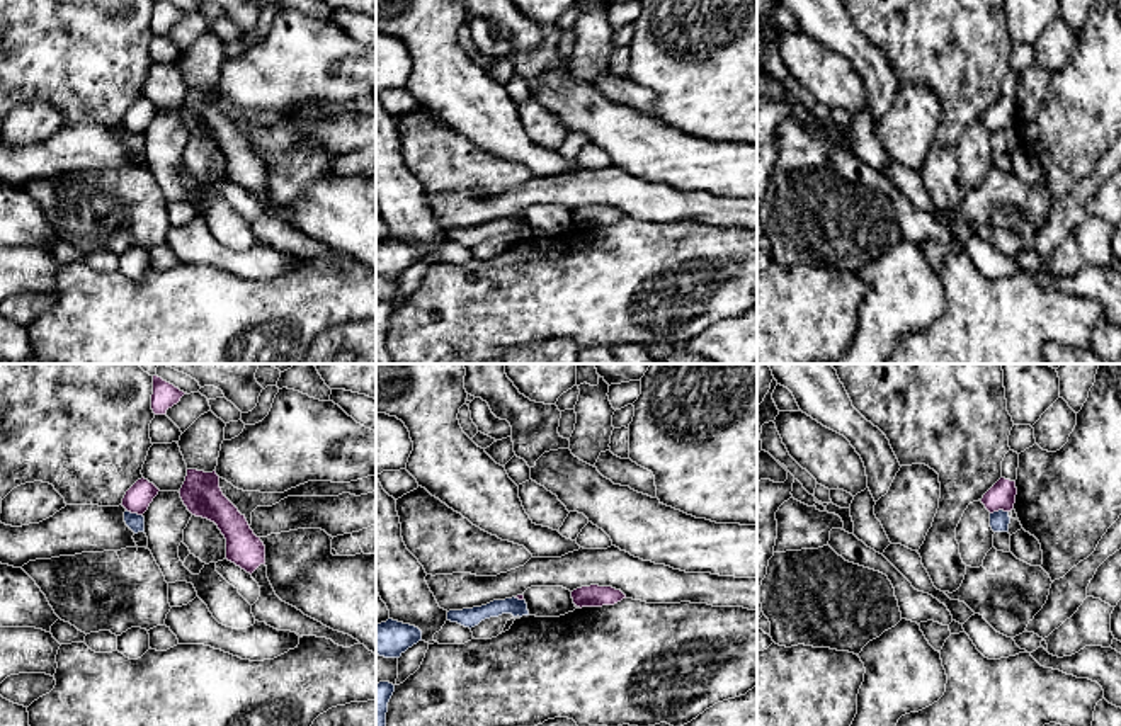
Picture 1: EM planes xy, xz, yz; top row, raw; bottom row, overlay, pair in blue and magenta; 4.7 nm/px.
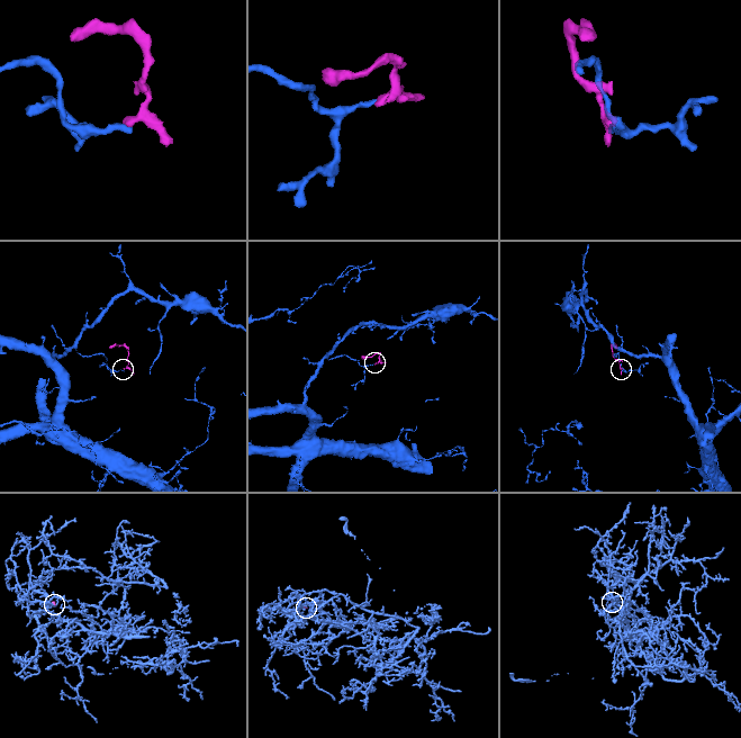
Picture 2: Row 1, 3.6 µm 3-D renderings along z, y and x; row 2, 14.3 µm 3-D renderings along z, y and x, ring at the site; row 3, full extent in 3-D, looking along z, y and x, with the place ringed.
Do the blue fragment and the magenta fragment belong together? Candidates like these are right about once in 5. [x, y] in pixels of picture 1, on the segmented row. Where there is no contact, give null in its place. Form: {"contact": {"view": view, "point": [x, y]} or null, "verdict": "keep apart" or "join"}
{"contact": {"view": "yz", "point": [999, 510]}, "verdict": "keep apart"}

